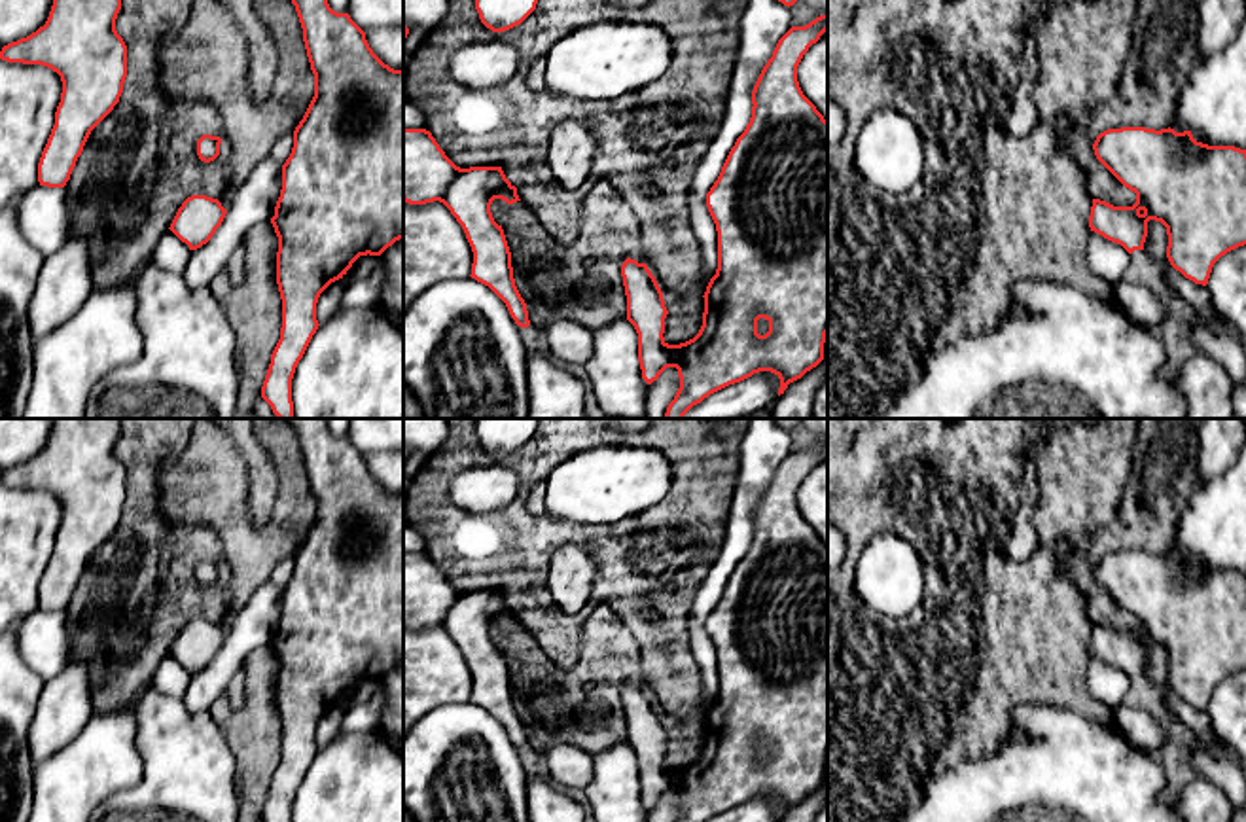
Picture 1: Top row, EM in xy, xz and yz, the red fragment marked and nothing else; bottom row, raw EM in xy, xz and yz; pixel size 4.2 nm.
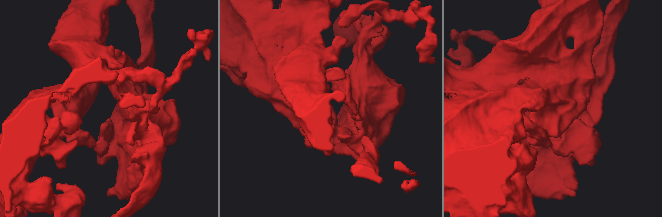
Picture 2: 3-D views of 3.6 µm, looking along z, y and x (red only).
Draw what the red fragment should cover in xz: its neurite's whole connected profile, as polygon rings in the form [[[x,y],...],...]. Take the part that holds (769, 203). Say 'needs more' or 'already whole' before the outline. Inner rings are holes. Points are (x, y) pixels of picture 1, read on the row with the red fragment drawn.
already whole | [[[828,15],[805,27],[792,27],[776,44],[752,91],[752,117],[731,148],[721,172],[706,193],[706,206],[718,231],[718,269],[704,292],[704,313],[699,333],[680,345],[663,337],[668,314],[663,292],[646,263],[627,258],[621,277],[627,295],[627,320],[638,333],[642,379],[651,384],[667,367],[676,367],[680,388],[665,419],[684,415],[710,394],[740,383],[754,373],[771,371],[780,379],[778,396],[790,383],[824,360],[828,335],[828,121],[803,95],[797,66],[803,55],[828,30]]]

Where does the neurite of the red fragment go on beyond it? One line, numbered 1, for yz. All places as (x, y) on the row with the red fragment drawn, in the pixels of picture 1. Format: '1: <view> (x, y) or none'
1: none

